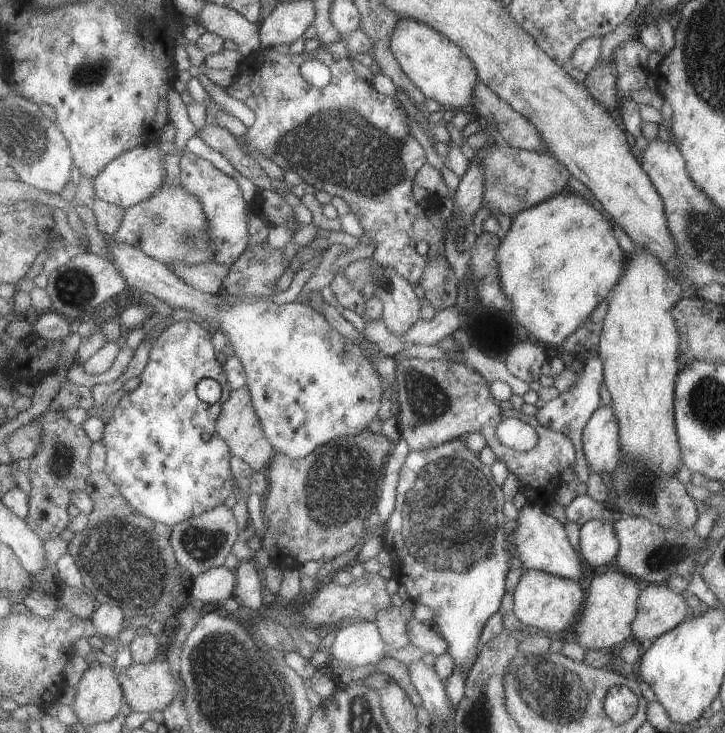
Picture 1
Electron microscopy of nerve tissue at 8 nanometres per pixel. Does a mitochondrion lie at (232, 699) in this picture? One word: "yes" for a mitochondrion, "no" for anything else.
yes

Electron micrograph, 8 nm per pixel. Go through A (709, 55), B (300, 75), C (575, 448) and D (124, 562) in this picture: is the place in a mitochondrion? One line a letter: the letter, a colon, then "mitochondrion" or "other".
A: mitochondrion
B: other
C: other
D: mitochondrion

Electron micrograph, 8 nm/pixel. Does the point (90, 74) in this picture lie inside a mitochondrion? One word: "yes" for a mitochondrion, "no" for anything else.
yes

